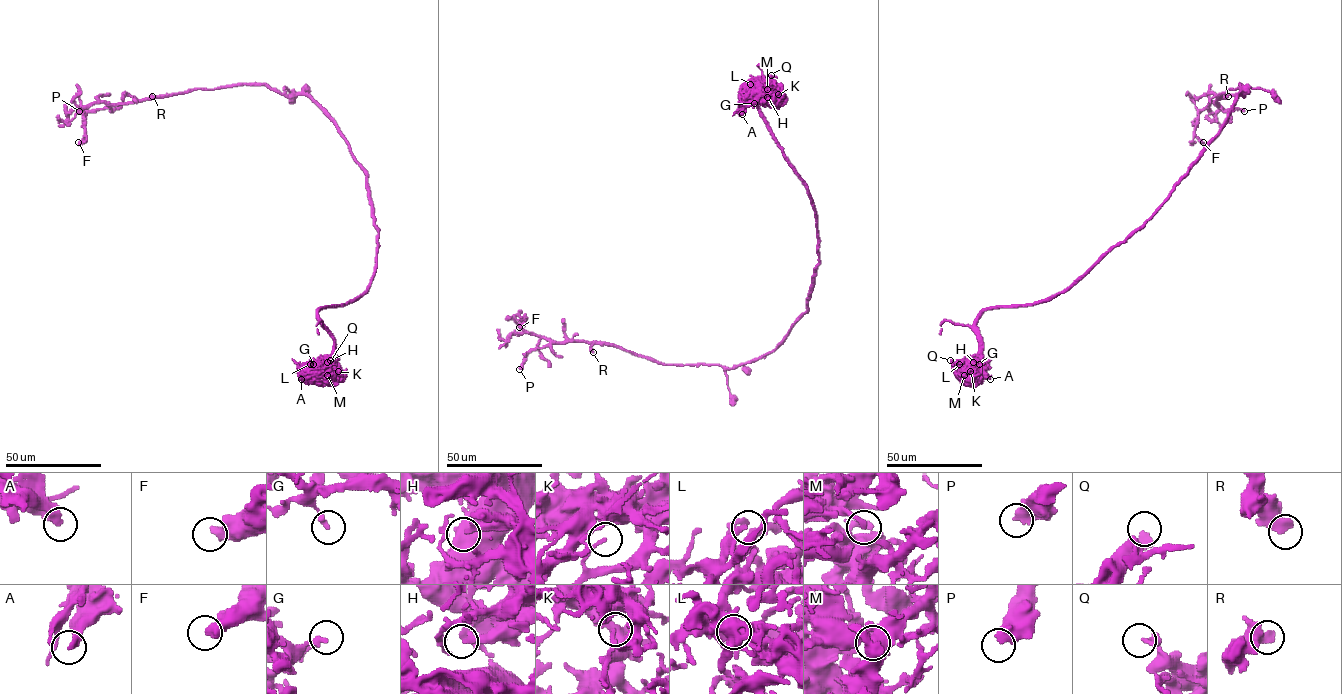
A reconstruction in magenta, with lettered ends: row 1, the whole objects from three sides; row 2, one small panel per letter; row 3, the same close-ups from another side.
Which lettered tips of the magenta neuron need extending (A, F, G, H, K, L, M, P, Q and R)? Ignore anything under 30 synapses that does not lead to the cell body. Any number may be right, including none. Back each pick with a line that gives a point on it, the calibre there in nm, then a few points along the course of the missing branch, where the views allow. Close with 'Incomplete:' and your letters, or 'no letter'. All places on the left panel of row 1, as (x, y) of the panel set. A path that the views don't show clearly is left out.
Incomplete: no letter

